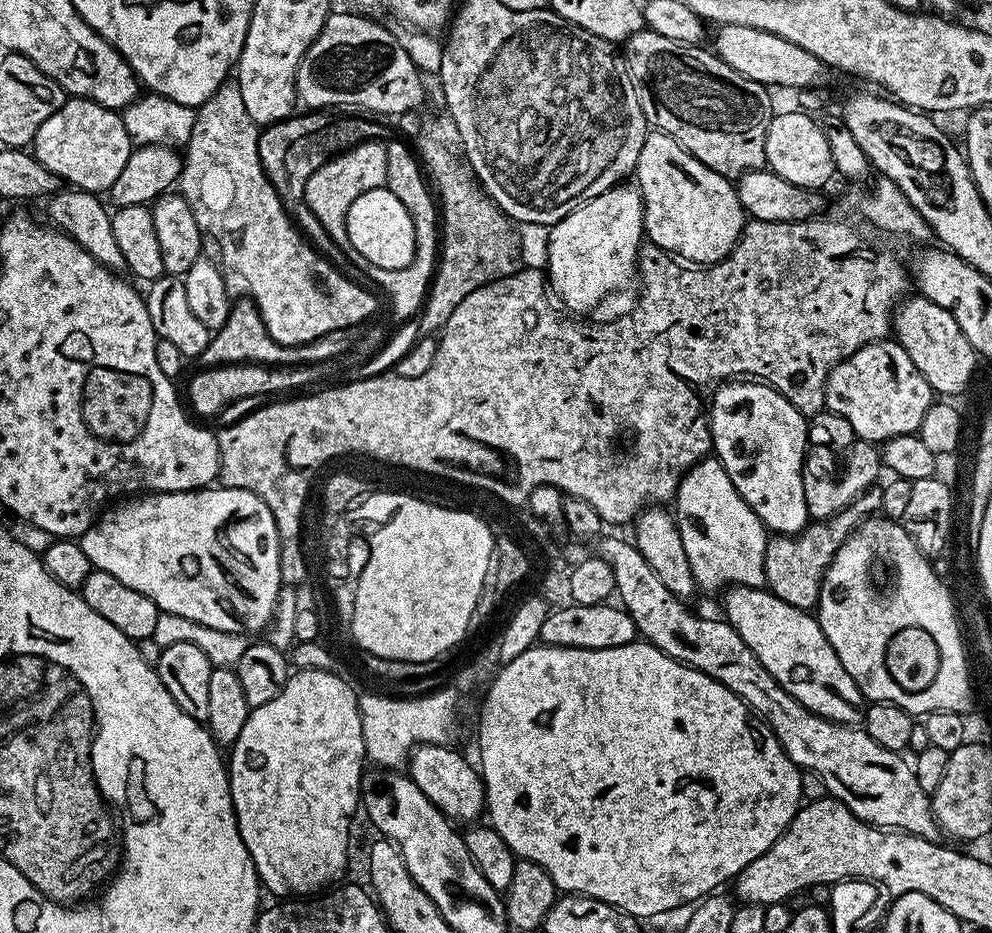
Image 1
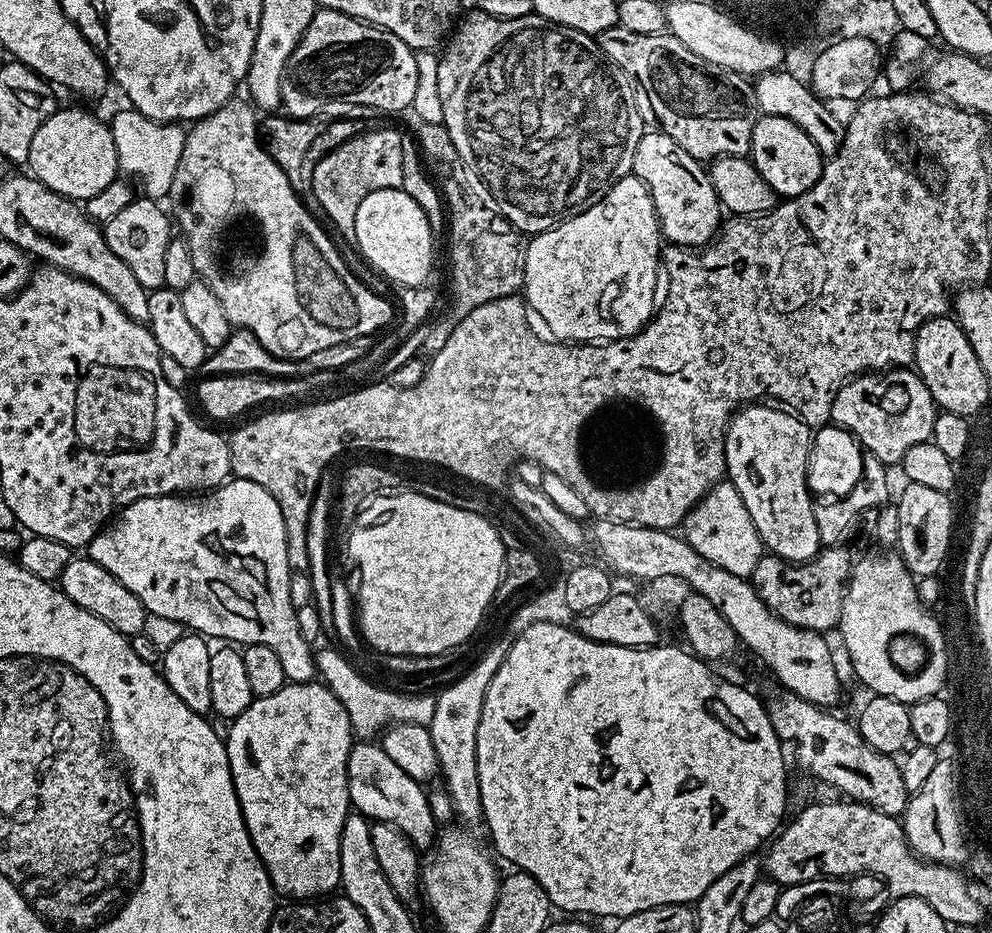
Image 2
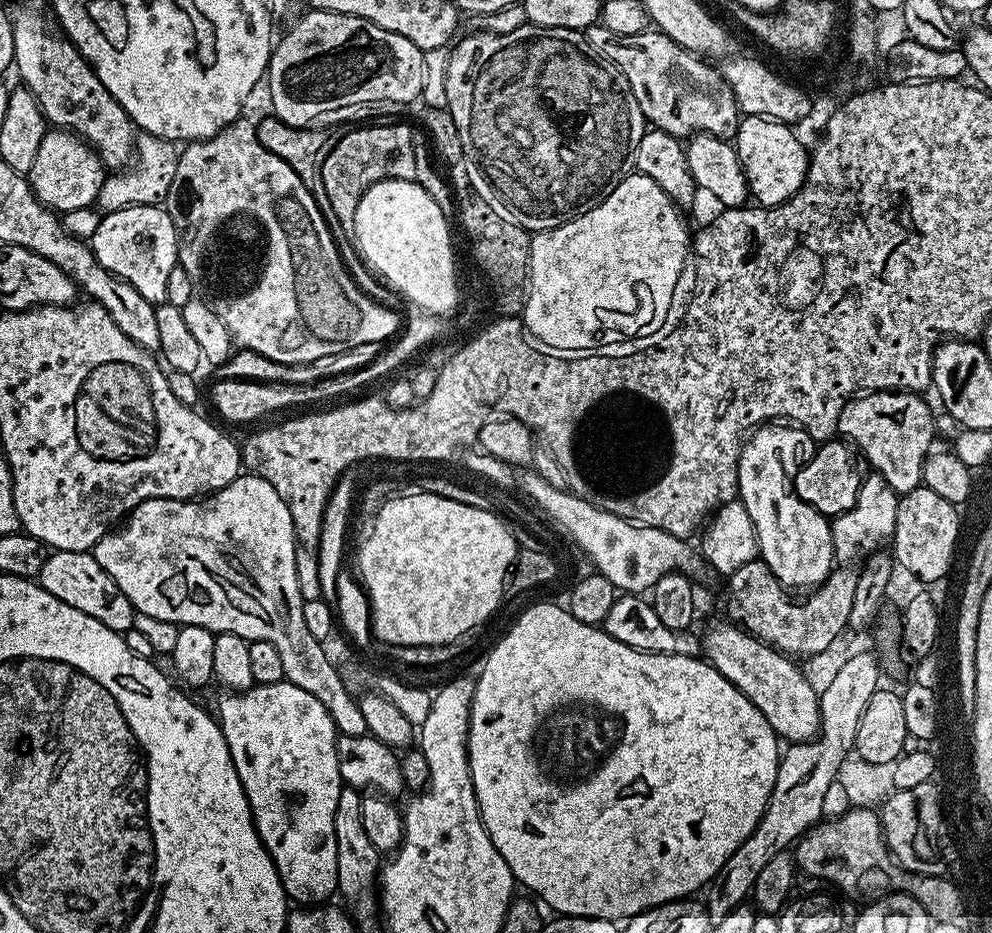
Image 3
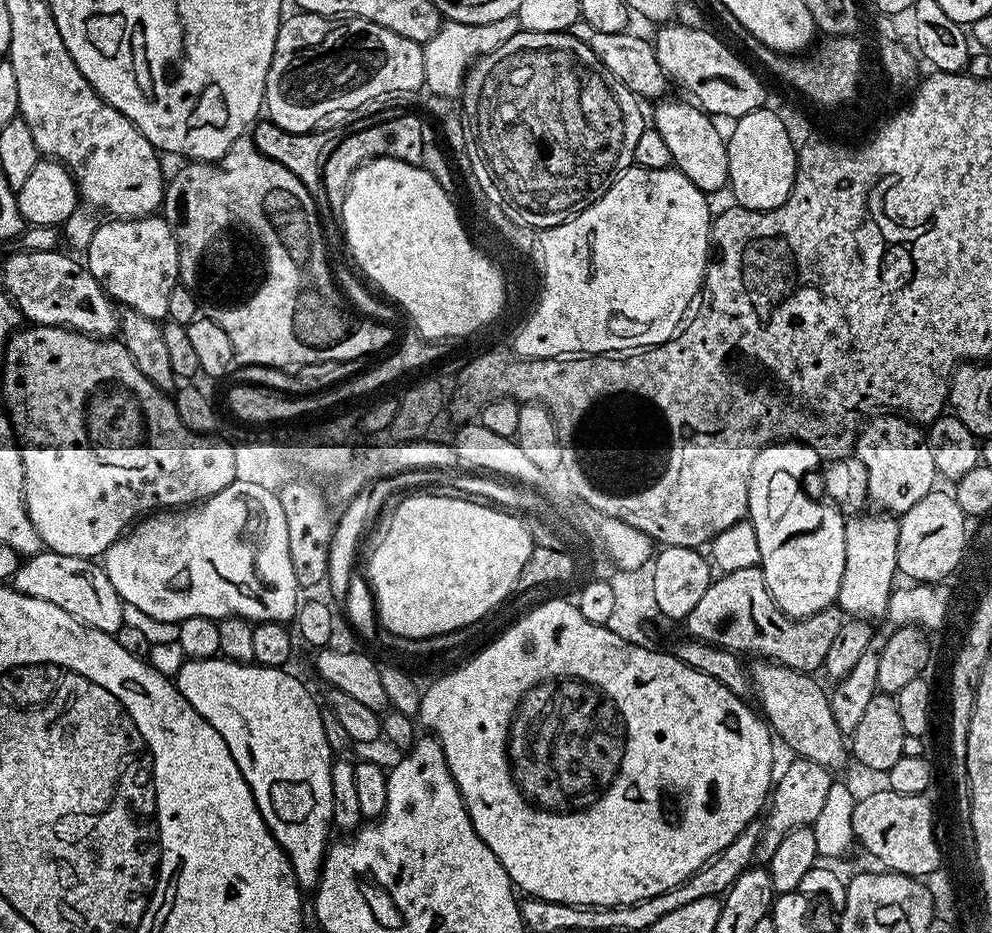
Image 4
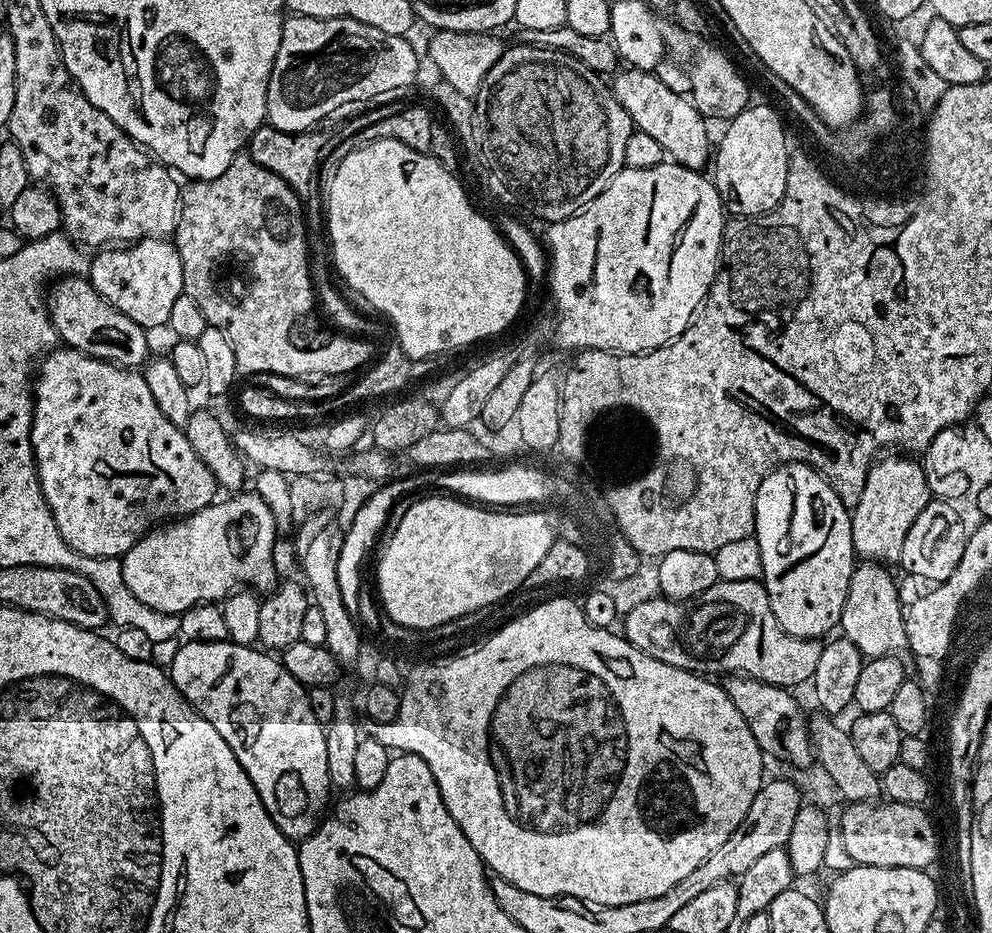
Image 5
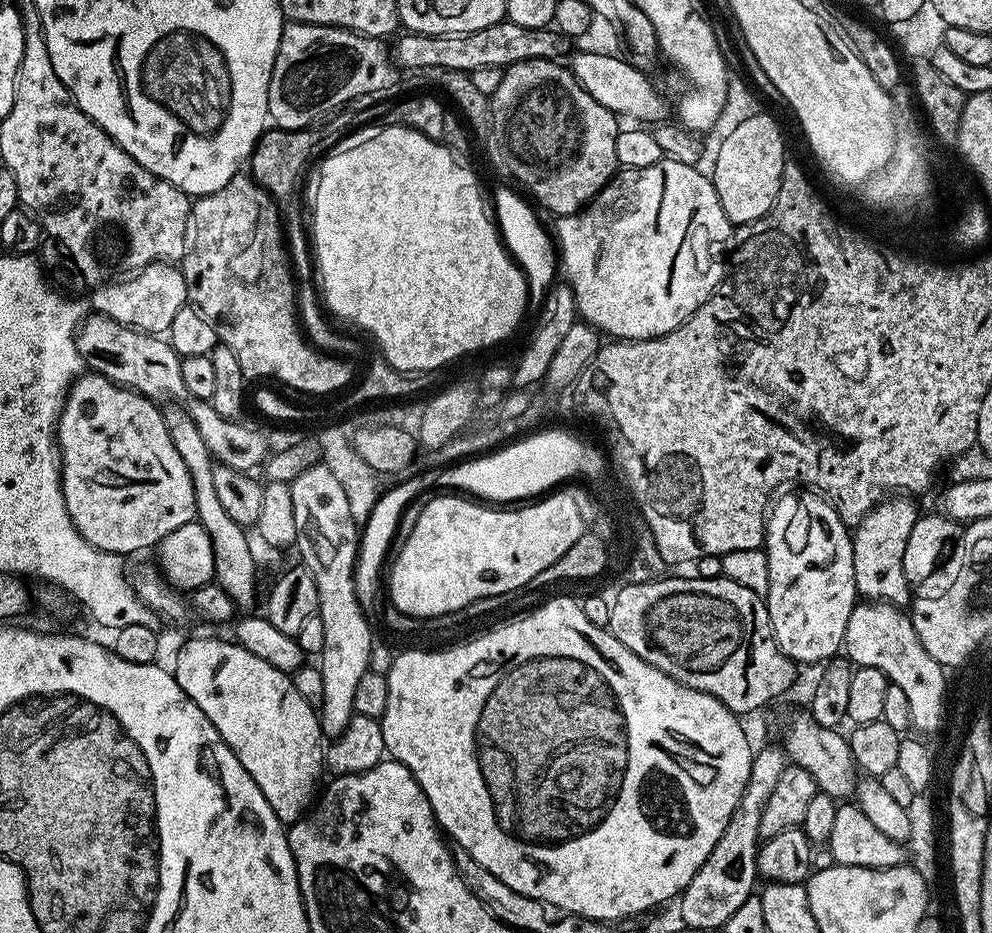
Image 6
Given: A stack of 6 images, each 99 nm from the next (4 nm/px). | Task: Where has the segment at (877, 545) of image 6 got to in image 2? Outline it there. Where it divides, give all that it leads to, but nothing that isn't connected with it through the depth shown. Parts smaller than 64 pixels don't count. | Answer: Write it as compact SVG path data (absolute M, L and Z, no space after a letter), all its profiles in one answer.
M905 366L853 376L838 390L834 398L831 423L851 432L860 441L860 447L865 453L876 455L885 466L893 466L892 464L899 465L903 461L910 446L931 441L937 413L936 403L924 379L920 377L919 372Z

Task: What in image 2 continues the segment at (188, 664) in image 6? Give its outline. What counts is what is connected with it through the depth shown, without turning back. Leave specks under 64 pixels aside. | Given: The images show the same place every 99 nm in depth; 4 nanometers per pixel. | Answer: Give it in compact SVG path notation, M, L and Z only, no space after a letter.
M309 682L307 684L285 683L283 688L278 689L269 696L257 696L252 704L242 714L231 721L232 728L226 732L226 747L228 749L228 761L232 771L232 781L236 787L236 797L240 803L240 809L244 815L244 821L248 827L250 838L254 842L254 850L258 858L268 871L268 877L273 888L281 897L287 898L292 902L307 902L317 898L327 897L335 893L340 888L340 863L338 862L338 838L342 834L342 826L346 822L350 811L350 801L348 799L348 759L350 750L354 743L354 733L352 723L338 698L328 689L323 682Z

